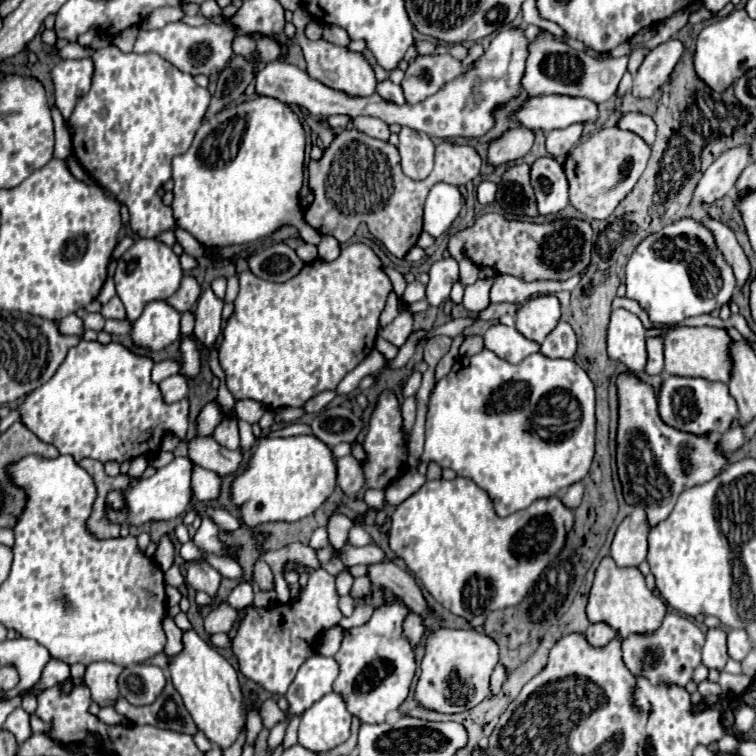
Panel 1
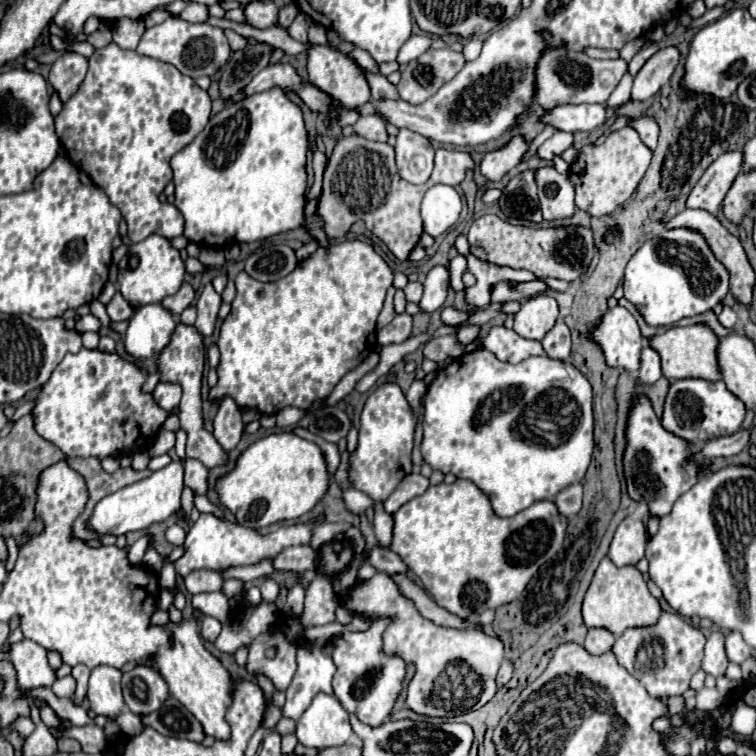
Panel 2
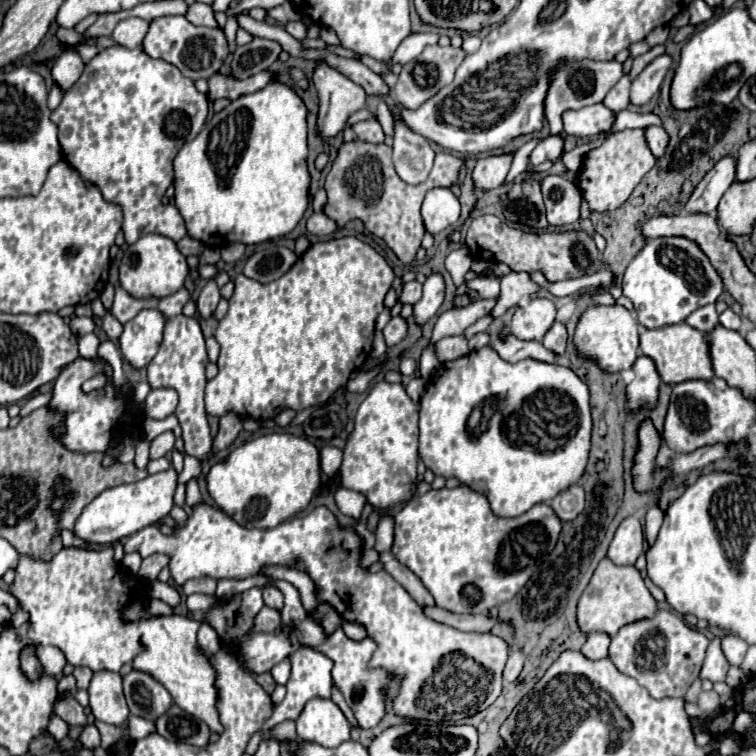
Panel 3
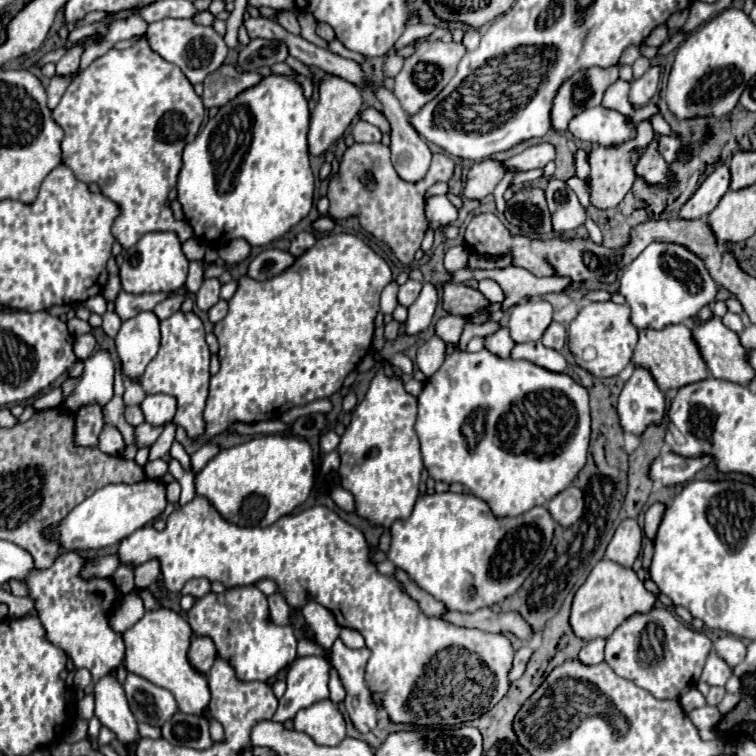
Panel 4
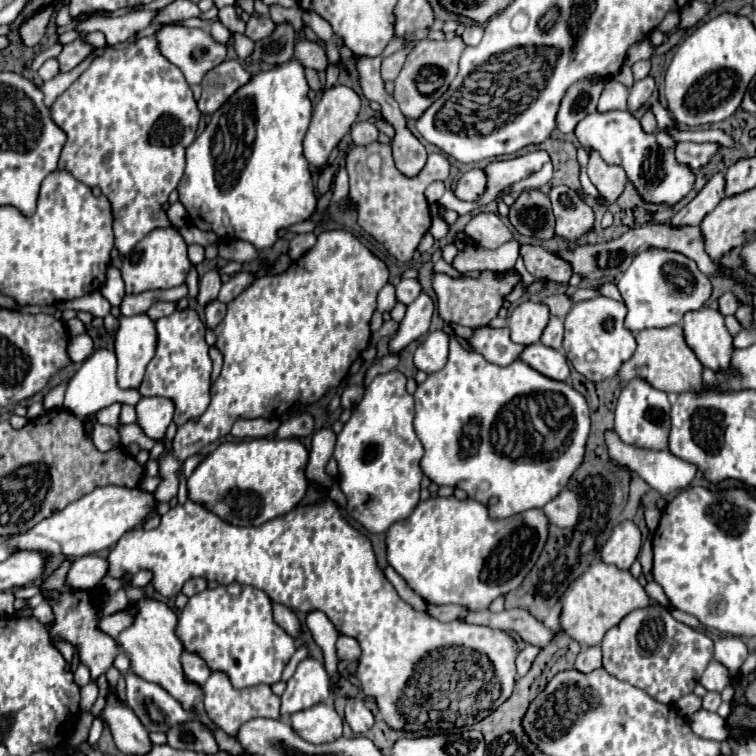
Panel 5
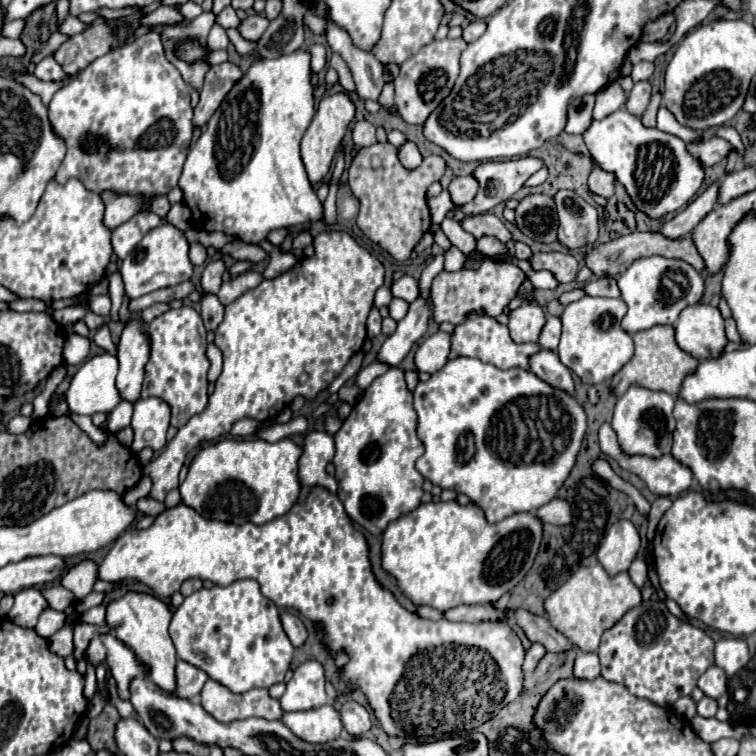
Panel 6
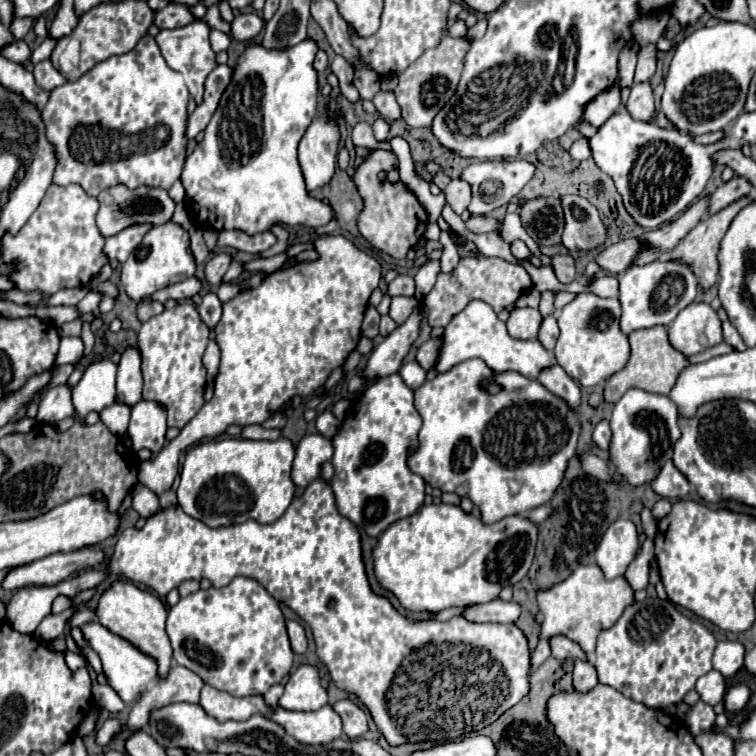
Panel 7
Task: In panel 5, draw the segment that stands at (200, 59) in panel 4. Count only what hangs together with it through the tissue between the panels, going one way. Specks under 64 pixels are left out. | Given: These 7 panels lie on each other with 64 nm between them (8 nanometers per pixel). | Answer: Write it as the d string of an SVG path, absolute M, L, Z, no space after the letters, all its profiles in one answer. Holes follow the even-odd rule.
M162 24L156 30L156 40L158 40L160 54L184 72L190 86L200 84L204 74L210 72L212 68L216 68L218 64L222 64L226 58L226 46L216 42L212 38L212 34L202 28L186 28L182 24ZM196 58L200 58L200 60L196 60Z

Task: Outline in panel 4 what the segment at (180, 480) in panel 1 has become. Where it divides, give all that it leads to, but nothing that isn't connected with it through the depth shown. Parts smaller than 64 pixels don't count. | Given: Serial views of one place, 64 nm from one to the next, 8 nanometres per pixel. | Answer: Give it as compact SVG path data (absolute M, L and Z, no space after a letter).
M146 478L136 484L110 484L78 504L68 518L56 526L60 532L60 546L66 550L96 550L118 544L138 528L154 522L166 510L166 506L166 482L162 482L162 478Z

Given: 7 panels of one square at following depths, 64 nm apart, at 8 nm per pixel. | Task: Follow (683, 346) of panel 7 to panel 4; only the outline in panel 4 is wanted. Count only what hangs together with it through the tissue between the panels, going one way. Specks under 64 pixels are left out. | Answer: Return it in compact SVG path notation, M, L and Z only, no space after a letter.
M714 316L708 322L696 324L692 334L714 378L744 386L752 384L754 368L748 362L748 350L740 344L738 334L726 328L720 318Z

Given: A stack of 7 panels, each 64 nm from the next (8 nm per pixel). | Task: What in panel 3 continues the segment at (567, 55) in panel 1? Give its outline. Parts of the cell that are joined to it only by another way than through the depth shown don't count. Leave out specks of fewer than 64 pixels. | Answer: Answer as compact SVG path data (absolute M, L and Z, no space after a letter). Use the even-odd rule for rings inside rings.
M564 60L550 70L548 92L544 98L544 114L550 126L550 134L562 134L562 120L560 114L564 110L576 110L590 104L598 104L606 98L606 94L614 88L614 84L622 78L624 70L622 64L616 60L596 62L596 60ZM532 138L528 144L524 144L516 154L514 154L514 162L512 162L512 170L510 170L510 174L508 174L508 178L506 178L506 182L514 182L514 178L522 172L522 170L526 170L528 168L528 160L530 160L530 152L536 148L536 144L540 142L542 138Z

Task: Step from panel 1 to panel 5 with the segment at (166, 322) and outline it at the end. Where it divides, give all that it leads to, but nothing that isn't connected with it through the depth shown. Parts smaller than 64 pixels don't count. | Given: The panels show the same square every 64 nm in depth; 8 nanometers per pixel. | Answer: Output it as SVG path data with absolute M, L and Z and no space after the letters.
M111 307L110 313L120 322L116 332L118 386L138 388L144 368L156 354L156 324L148 314L126 318L118 307Z

